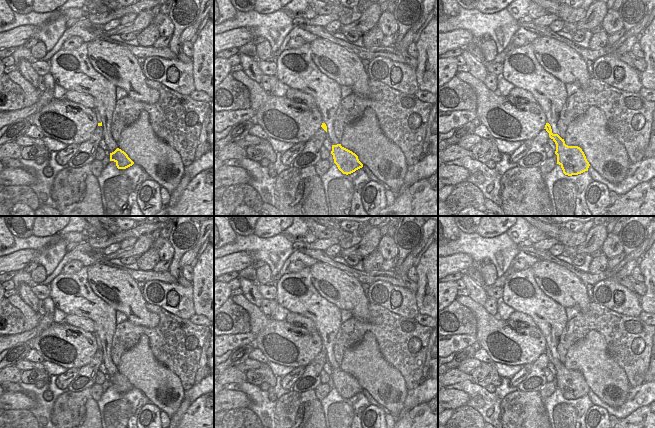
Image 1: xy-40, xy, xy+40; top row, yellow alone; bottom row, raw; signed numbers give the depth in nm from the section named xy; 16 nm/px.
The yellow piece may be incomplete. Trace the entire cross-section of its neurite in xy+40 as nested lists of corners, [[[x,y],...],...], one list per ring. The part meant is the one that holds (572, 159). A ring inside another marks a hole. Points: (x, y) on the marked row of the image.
[[[546,123],[544,129],[549,133],[549,137],[556,144],[555,154],[557,155],[557,164],[561,166],[565,175],[578,175],[588,171],[590,164],[580,147],[566,145],[564,139],[558,134],[552,133],[549,123]]]

